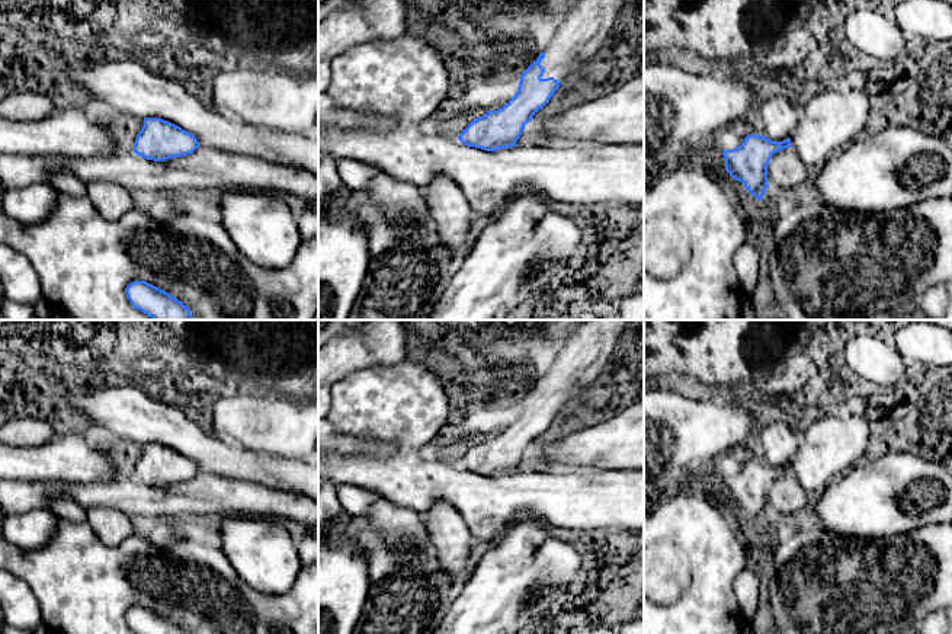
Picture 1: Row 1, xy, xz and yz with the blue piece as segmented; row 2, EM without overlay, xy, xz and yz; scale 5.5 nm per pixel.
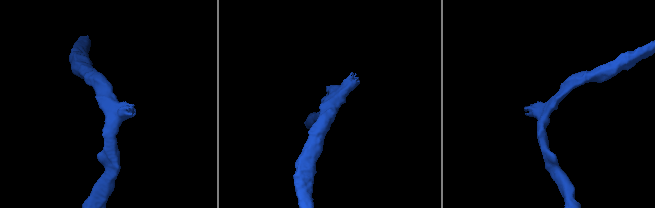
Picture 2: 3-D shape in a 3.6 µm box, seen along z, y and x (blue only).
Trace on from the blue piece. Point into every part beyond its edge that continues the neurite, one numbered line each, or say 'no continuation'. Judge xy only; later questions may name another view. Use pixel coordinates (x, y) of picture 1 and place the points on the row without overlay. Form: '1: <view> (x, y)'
no continuation

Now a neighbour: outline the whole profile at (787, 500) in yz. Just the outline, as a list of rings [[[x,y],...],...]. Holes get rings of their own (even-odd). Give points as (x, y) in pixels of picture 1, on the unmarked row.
[[[794,473],[775,478],[767,490],[767,510],[782,521],[799,518],[808,503]]]

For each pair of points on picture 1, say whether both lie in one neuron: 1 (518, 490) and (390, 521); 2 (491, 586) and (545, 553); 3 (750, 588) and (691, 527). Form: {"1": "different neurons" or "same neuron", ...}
{"1": "different neurons", "2": "same neuron", "3": "different neurons"}

